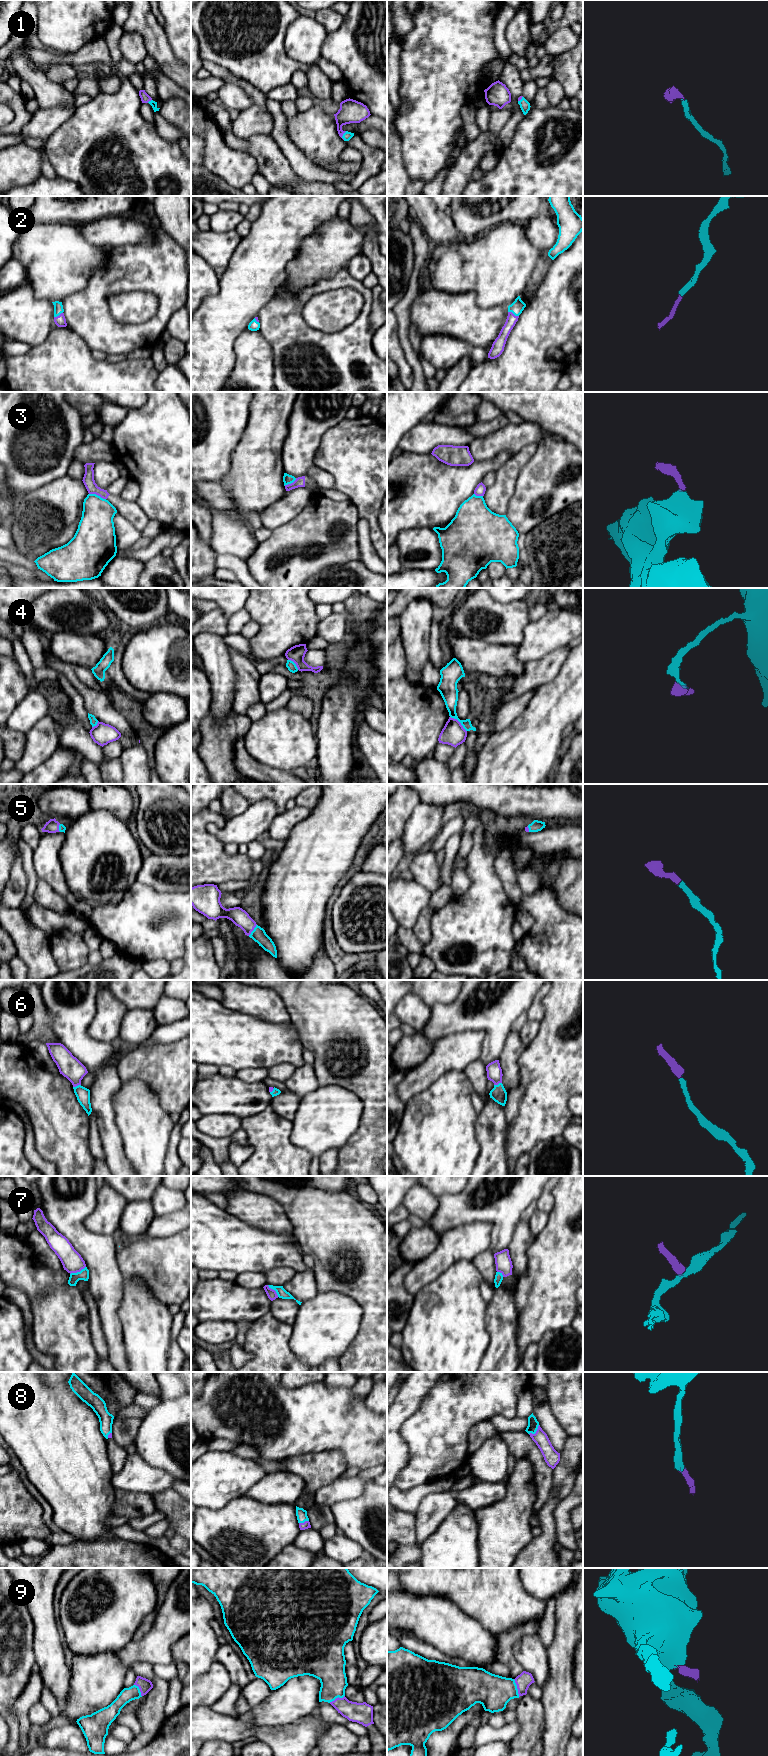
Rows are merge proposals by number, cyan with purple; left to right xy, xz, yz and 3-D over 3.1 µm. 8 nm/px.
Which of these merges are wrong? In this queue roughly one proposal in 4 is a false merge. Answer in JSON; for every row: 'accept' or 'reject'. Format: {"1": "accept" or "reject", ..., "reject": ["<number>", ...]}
{"1": "accept", "2": "accept", "3": "reject", "4": "reject", "5": "accept", "6": "accept", "7": "reject", "8": "accept", "9": "accept", "reject": ["3", "4", "7"]}

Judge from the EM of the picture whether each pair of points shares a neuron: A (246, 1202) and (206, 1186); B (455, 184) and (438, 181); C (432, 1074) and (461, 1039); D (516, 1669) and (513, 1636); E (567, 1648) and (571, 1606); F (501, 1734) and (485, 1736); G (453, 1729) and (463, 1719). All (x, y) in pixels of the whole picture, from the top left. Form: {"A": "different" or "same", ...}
{"A": "different", "B": "different", "C": "same", "D": "same", "E": "same", "F": "same", "G": "same"}

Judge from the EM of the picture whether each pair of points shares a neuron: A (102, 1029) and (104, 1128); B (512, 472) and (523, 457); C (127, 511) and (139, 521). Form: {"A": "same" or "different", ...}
{"A": "different", "B": "same", "C": "same"}

